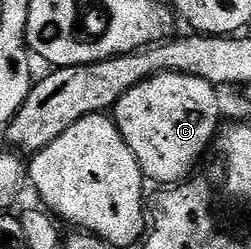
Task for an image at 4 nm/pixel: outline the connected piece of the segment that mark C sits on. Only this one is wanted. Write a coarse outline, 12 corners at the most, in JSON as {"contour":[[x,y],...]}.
{"contour":[[157,73],[112,120],[147,182],[189,178],[215,140],[219,90]]}

